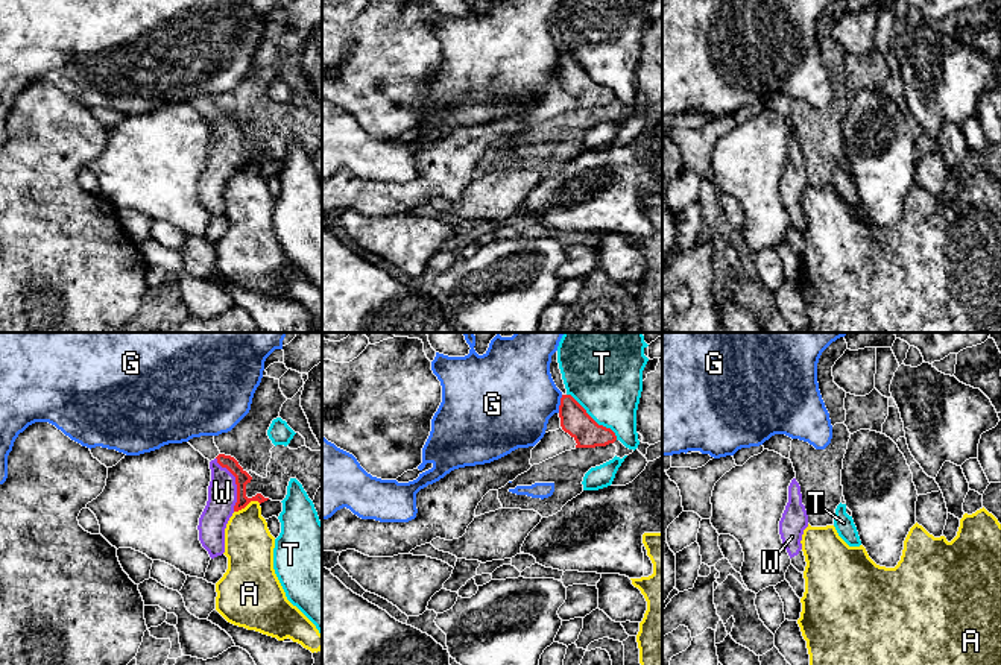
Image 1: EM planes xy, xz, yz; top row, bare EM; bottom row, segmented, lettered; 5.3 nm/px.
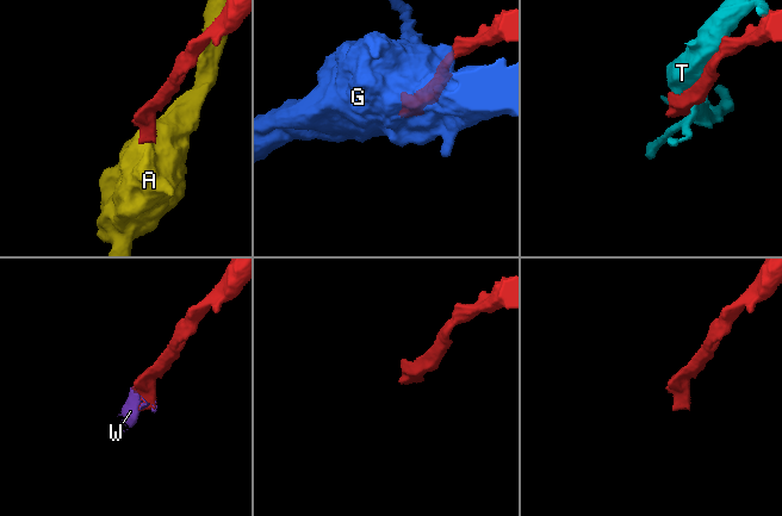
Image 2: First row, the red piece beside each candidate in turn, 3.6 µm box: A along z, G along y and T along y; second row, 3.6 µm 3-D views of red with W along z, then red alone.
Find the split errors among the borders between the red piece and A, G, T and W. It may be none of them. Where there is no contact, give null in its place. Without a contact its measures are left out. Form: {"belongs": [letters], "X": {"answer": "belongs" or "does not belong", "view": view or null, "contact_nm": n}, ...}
{"belongs": ["W"], "A": {"answer": "does not belong", "view": "xy", "contact_nm": 150}, "G": {"answer": "does not belong", "view": "xz", "contact_nm": 100}, "T": {"answer": "does not belong", "view": "xz", "contact_nm": 360}, "W": {"answer": "belongs", "view": "xy", "contact_nm": 300}}

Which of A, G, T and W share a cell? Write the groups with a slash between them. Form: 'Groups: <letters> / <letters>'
Groups: A / G / T / W

